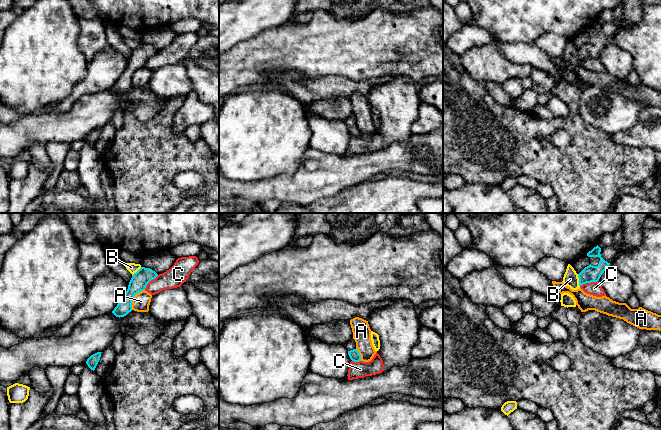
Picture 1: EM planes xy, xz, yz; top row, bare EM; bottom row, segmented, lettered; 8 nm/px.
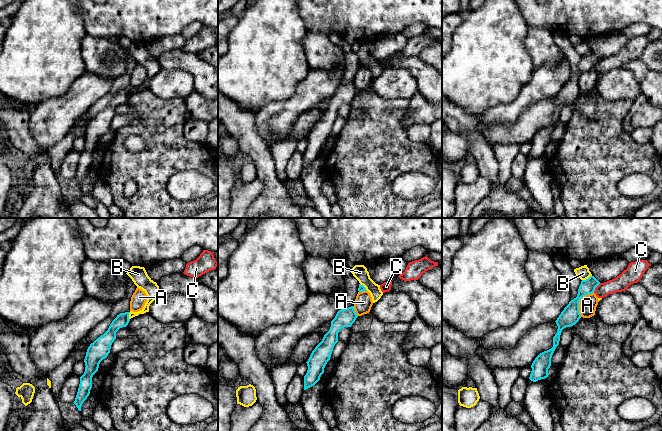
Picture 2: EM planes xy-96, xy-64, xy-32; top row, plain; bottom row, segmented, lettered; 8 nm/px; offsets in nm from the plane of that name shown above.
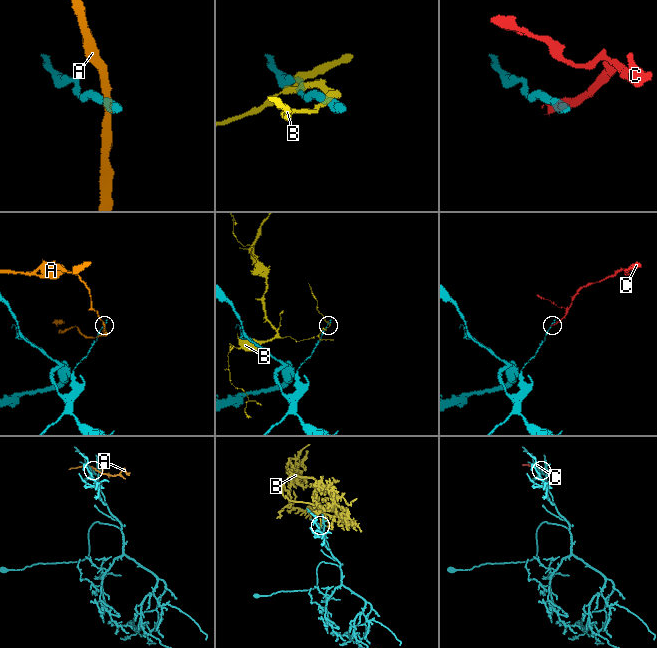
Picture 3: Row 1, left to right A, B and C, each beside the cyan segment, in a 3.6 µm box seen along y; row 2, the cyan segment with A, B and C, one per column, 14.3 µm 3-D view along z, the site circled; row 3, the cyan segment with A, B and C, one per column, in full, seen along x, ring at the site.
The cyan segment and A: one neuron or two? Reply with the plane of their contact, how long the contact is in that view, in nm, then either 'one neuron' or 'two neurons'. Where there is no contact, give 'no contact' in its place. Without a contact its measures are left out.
xy | 200 nm | two neurons

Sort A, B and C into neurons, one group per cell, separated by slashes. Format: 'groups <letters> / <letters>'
groups A / B / C

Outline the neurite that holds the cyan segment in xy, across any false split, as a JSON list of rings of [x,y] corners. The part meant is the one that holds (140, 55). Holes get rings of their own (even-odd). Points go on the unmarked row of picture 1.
[[[141,43],[136,49],[132,51],[129,58],[128,65],[112,89],[116,93],[124,93],[132,87],[132,76],[134,72],[144,67],[147,60],[155,55],[158,50],[150,44]]]

